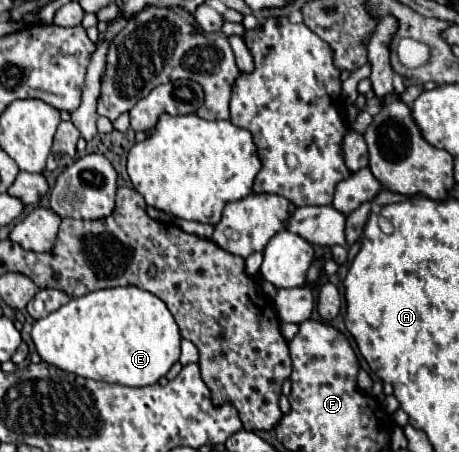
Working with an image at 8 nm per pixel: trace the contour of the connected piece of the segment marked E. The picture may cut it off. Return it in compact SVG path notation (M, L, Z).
M136 286L96 290L72 298L32 326L40 358L64 372L120 386L156 384L178 362L180 332L166 304Z

